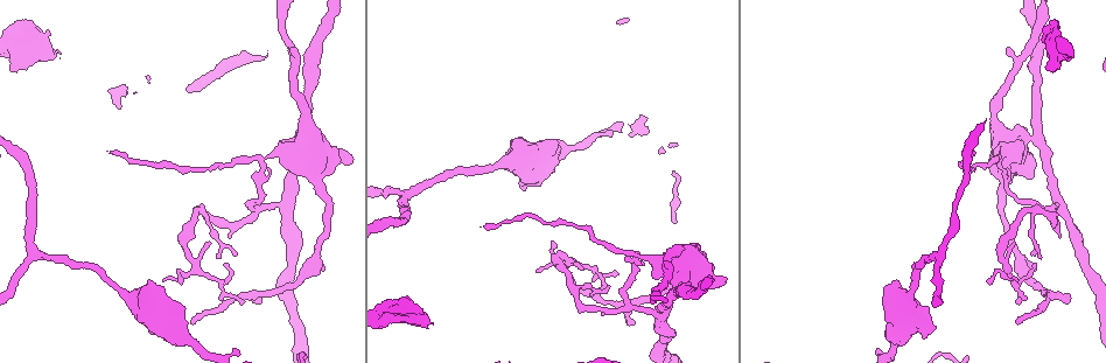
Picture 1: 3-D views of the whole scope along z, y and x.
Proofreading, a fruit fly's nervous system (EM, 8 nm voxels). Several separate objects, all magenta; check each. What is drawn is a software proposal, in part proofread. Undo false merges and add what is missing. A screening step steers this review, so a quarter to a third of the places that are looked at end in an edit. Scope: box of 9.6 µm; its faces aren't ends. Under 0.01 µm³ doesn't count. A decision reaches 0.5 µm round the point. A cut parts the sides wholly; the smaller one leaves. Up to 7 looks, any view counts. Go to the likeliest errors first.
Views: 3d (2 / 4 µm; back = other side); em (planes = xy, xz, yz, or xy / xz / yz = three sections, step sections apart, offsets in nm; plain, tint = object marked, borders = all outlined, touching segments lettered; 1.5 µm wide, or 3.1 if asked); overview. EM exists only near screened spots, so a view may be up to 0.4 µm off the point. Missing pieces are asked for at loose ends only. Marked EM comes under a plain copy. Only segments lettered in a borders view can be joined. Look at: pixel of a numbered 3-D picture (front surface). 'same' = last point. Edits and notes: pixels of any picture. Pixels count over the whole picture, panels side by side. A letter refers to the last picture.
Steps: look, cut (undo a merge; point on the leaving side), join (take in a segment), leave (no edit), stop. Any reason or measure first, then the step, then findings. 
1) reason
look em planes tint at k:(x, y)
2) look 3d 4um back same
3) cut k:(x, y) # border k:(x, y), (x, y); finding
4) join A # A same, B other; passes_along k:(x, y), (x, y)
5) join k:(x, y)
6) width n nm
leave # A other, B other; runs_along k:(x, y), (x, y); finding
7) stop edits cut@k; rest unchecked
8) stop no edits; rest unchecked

thick end
look em xz step 4 borders at 1:(431, 323)

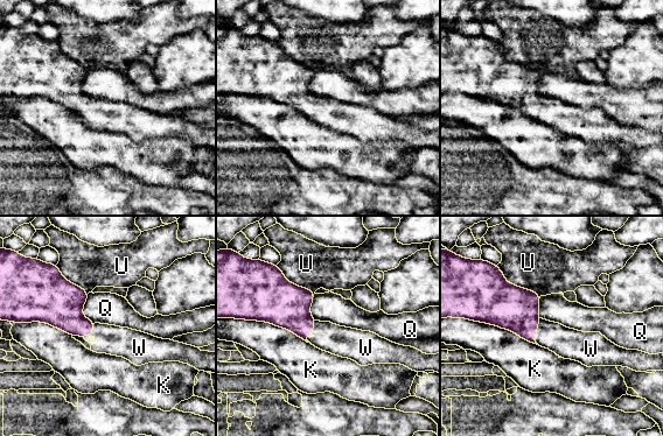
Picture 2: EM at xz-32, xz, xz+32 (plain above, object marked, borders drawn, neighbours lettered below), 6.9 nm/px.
join W # K other, Q other, U other, W same; passes_along 2:(508, 307), (536, 330), (567, 343); it goes on there

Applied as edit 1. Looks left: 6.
look overview

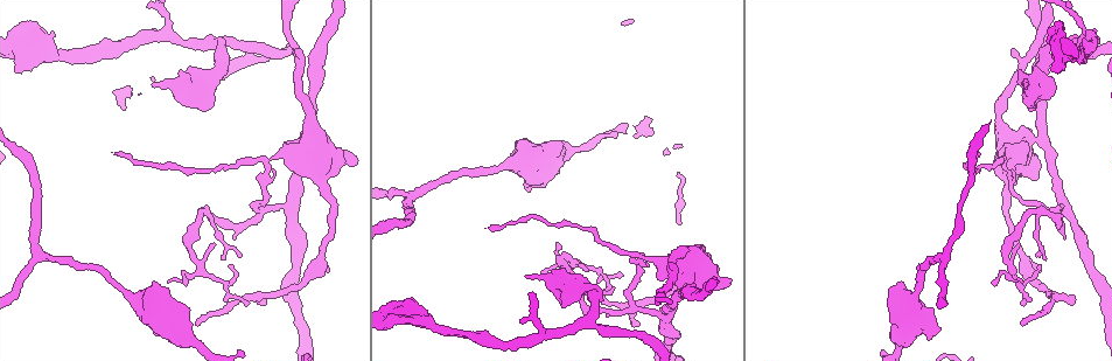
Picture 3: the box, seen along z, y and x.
look 3d 4um at 3:(297, 50)

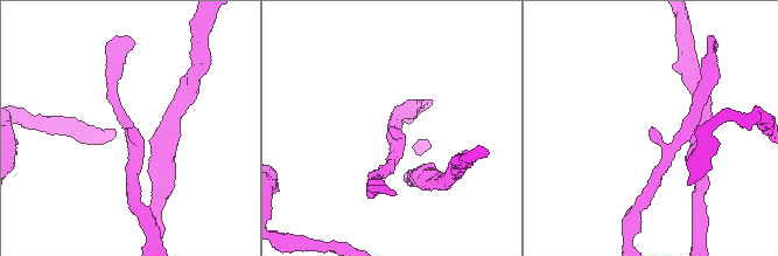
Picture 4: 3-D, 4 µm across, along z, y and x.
arm_widths 170, 200 nm
look em planes borders at 4:(390, 130)

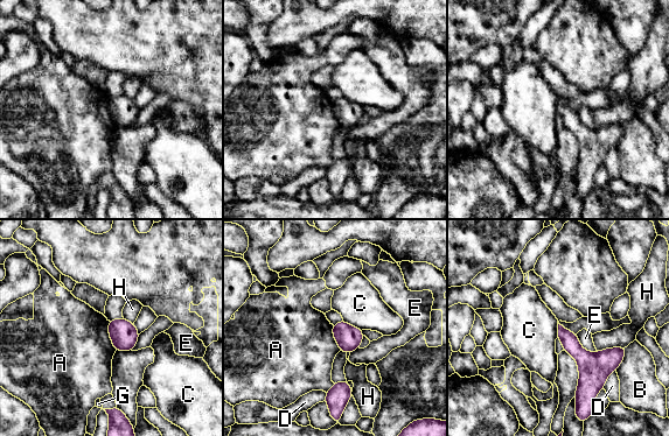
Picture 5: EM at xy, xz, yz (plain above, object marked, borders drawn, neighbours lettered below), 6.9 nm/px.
leave # A other, B other, C other, D other, E other, G other, H other; border 5:(107, 321), (107, 332), (116, 350); no lettered segment goes on from it

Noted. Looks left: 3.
arms part here
look em xz step 4 borders at 3:(945, 255)

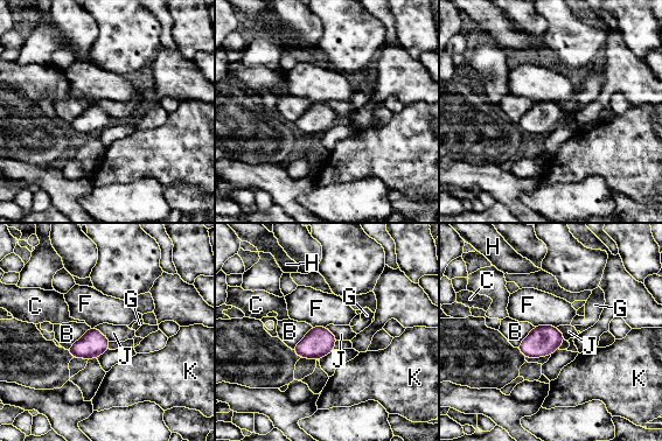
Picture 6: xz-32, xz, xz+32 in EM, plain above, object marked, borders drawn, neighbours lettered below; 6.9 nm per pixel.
leave # B other, C other, F other, G other, H other, J other, K other; border 6:(556, 326), (535, 327); one neuron here

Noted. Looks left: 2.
stop edits join@2; rest unchecked

